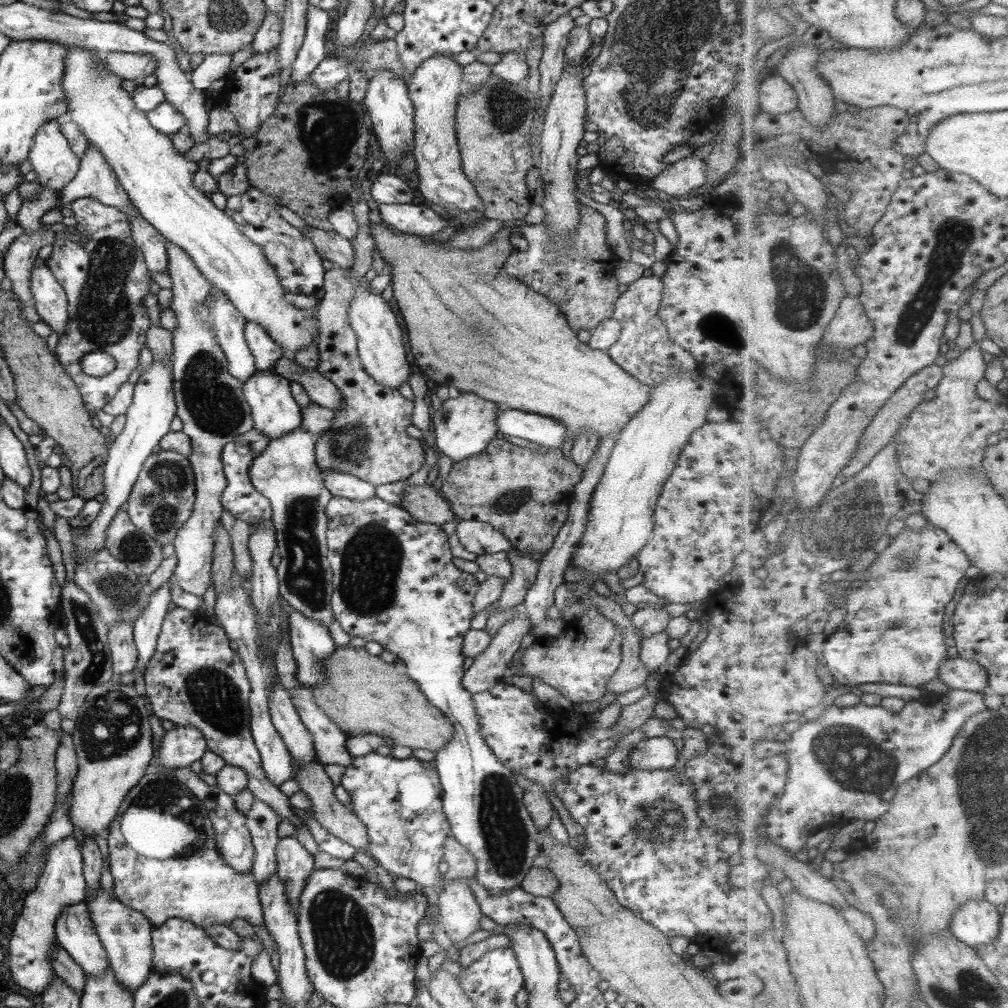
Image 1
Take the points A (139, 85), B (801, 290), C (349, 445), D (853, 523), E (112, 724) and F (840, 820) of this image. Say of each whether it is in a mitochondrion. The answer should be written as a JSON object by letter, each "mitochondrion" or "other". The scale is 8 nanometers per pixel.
{"A":"other","B":"mitochondrion","C":"mitochondrion","D":"mitochondrion","E":"mitochondrion","F":"other"}

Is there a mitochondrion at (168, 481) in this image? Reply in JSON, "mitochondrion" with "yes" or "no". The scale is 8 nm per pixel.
{"mitochondrion":"yes"}

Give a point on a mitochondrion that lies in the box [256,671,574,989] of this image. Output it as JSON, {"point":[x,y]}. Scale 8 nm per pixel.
{"point":[343,935]}

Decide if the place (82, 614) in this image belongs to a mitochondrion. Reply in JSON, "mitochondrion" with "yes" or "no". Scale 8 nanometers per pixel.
{"mitochondrion":"yes"}

